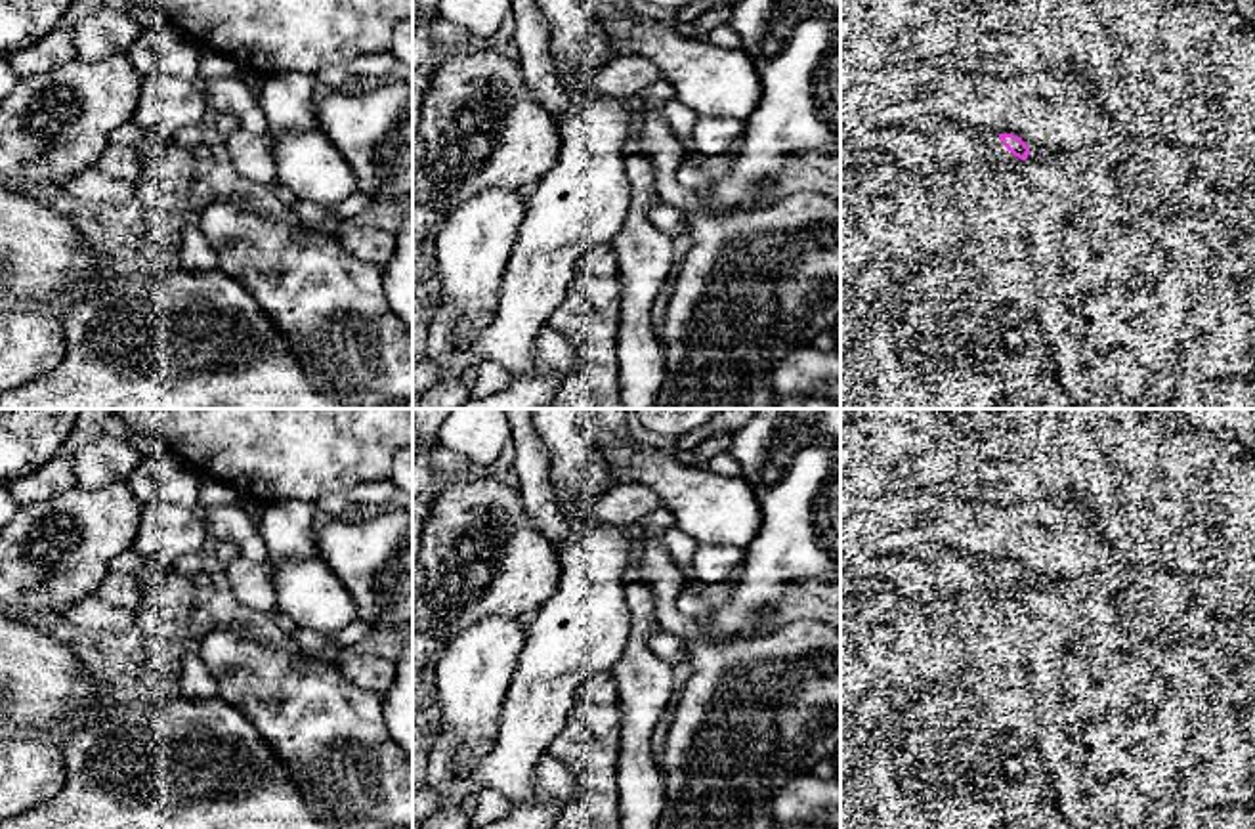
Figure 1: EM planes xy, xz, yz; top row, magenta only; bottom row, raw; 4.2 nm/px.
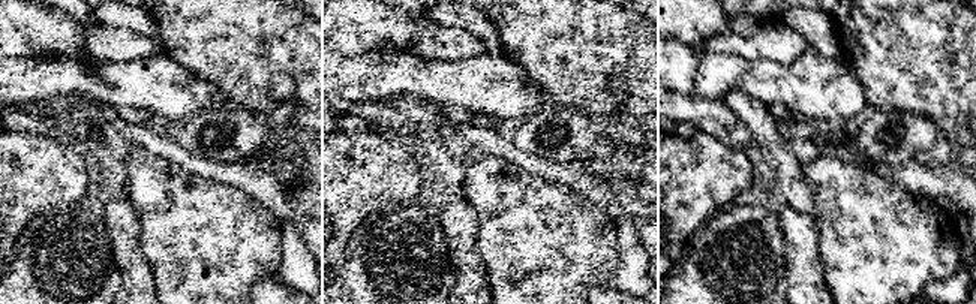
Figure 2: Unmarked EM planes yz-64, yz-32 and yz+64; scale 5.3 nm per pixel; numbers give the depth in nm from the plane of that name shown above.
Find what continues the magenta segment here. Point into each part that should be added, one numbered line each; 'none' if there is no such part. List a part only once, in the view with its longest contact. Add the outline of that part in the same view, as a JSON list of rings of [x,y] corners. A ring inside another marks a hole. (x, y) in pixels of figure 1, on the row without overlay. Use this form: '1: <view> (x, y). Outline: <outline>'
1: yz (999, 585). Outline: [[[999,562],[984,563],[984,583],[995,598],[1022,600],[1024,588],[1014,585],[1001,569]]]

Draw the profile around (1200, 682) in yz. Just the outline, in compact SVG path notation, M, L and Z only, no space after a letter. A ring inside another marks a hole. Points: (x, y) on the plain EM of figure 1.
M1182 669L1175 674L1175 678L1196 691L1209 705L1217 705L1221 701L1219 690L1209 674L1198 669Z

